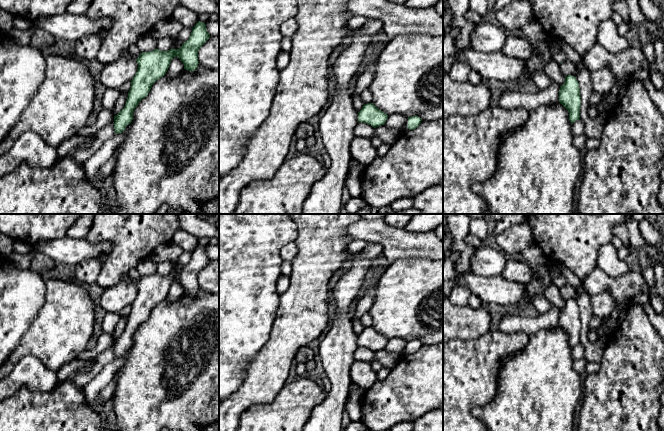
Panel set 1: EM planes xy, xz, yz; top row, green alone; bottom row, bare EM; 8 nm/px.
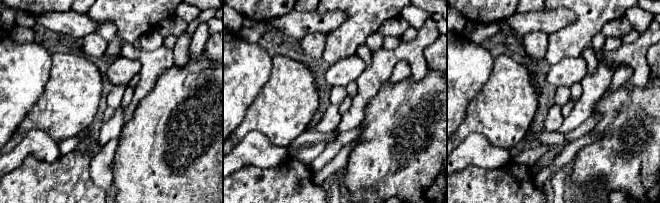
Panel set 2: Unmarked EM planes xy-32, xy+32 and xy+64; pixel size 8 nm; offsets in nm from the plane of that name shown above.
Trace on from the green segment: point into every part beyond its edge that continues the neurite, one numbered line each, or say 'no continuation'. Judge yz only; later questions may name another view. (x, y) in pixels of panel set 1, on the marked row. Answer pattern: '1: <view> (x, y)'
no continuation

